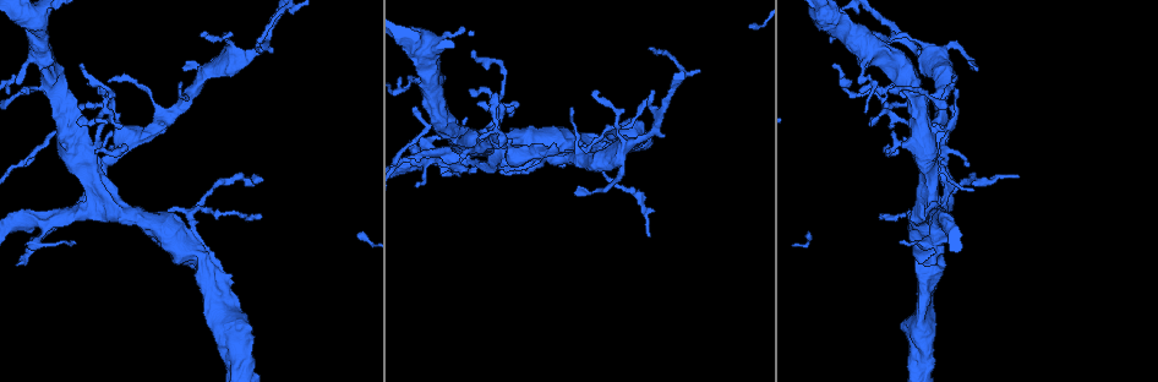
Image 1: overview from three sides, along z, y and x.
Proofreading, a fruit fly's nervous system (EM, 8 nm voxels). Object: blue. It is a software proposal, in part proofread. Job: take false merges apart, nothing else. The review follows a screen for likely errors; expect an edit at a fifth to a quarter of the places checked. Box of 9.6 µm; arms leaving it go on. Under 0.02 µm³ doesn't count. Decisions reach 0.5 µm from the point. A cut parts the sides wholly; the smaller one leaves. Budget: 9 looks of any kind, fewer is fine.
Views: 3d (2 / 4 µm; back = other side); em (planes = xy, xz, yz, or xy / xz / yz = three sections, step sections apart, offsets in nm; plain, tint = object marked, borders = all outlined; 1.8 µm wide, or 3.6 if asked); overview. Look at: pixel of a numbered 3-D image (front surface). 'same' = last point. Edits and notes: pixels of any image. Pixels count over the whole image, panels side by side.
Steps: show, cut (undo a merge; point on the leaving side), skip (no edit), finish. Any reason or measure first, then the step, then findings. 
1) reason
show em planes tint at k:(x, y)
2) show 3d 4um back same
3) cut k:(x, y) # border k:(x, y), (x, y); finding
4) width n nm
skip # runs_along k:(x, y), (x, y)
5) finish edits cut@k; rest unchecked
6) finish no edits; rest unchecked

two arms in line, one across
show em planes tint at 1:(936, 223)

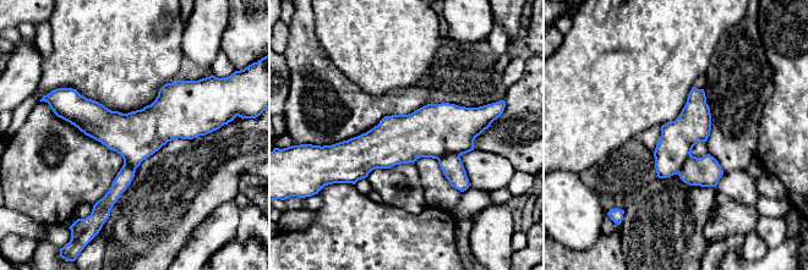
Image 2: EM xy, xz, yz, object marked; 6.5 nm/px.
width 240 nm
skip # one cell here

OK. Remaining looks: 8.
touches itself
show 3d 4um at 1:(500, 96)

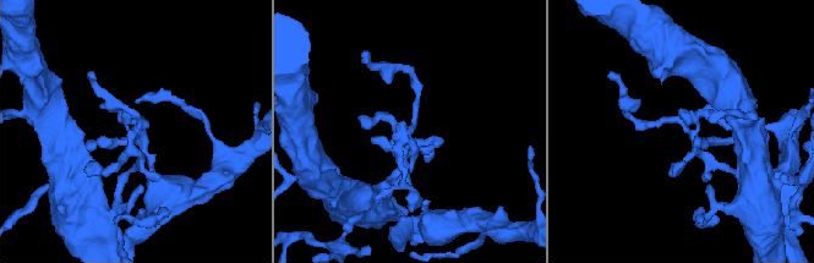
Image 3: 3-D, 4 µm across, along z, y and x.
now the EM
show em xz step 4 tint at 3:(686, 132)

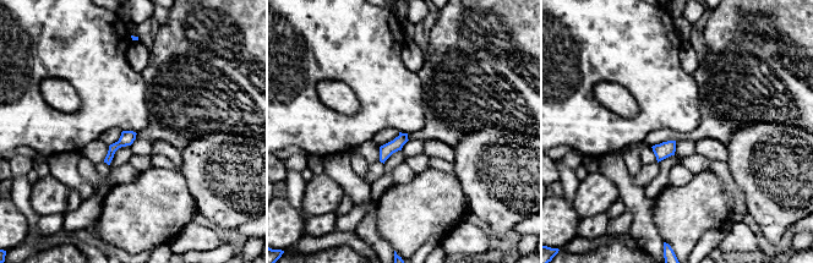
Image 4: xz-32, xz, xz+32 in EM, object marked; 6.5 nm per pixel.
show em planes tint same

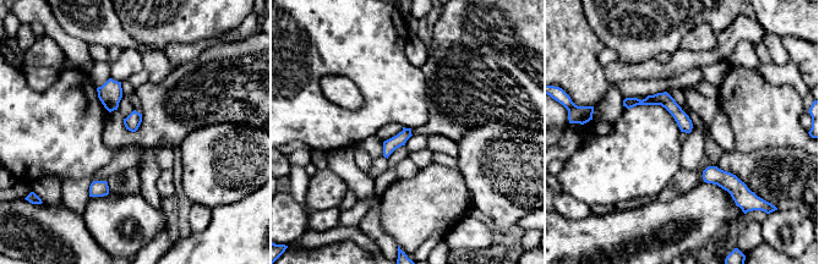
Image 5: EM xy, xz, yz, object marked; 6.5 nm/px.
width 90 nm
skip # one cell here

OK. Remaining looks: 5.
side arm on a straight run
show em xz step 8 tint at 1:(930, 172)

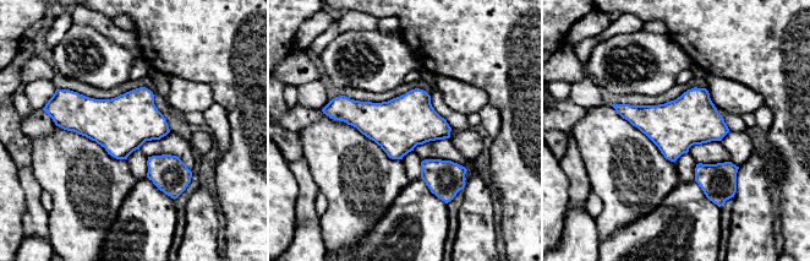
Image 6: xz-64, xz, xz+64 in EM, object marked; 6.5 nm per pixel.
show em planes borders same

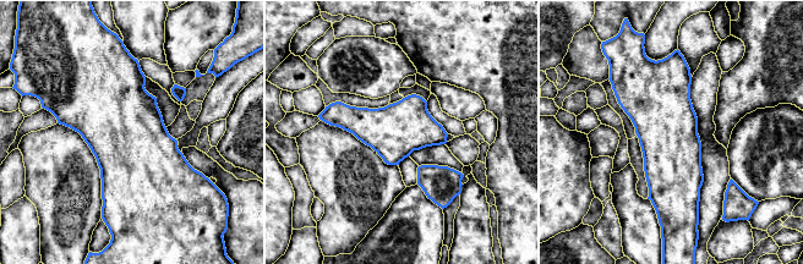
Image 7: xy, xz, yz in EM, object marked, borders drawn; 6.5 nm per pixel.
skip # continuous, no second cell

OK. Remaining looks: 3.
calibre changes
show 3d 4um at 1:(186, 231)

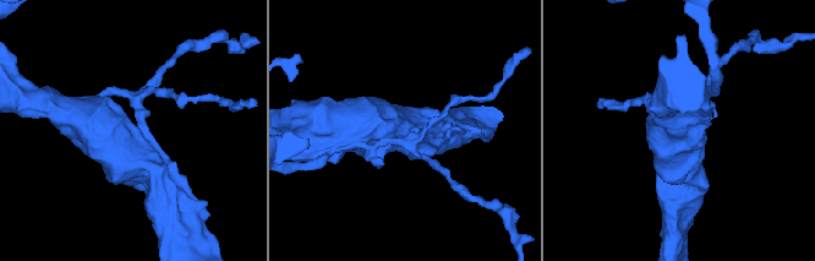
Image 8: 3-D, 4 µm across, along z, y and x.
need the tissue
show em xy step 4 borders at 8:(408, 127)

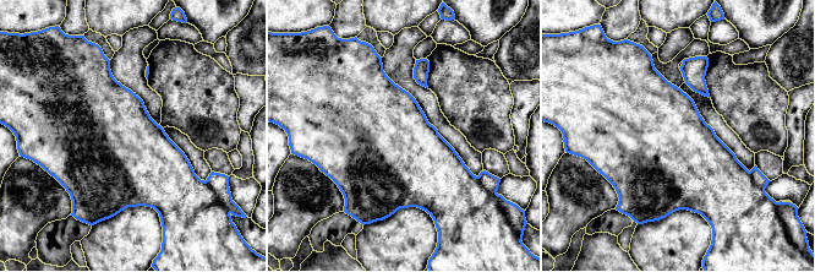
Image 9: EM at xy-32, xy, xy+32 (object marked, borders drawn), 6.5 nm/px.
another direction
show em planes borders same

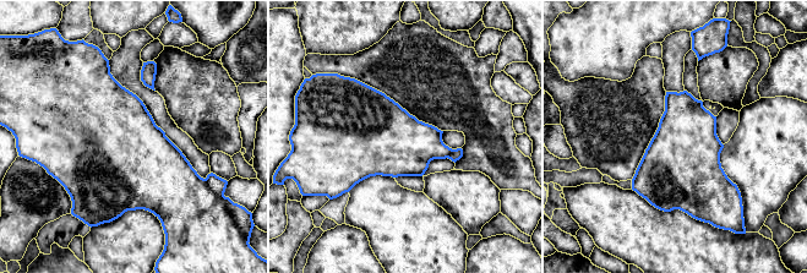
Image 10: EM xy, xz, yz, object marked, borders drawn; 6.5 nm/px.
width 480 nm
skip # all the same cell

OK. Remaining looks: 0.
finish no edits; rest unchecked

